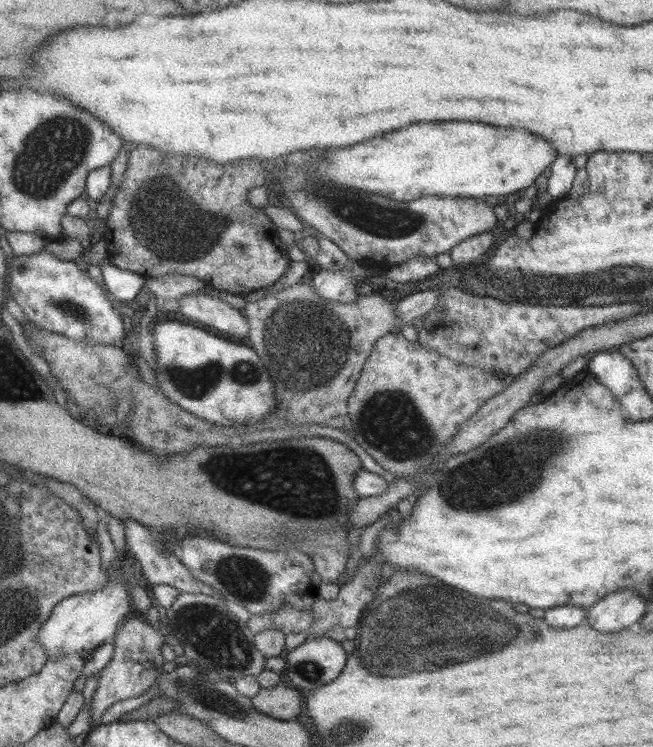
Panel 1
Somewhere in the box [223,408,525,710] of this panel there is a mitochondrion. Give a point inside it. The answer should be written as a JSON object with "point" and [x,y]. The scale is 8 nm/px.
{"point":[305,669]}

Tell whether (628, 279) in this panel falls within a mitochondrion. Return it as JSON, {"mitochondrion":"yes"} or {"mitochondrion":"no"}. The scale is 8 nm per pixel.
{"mitochondrion":"yes"}

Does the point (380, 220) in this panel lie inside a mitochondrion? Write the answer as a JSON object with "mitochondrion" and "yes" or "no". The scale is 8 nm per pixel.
{"mitochondrion":"yes"}

